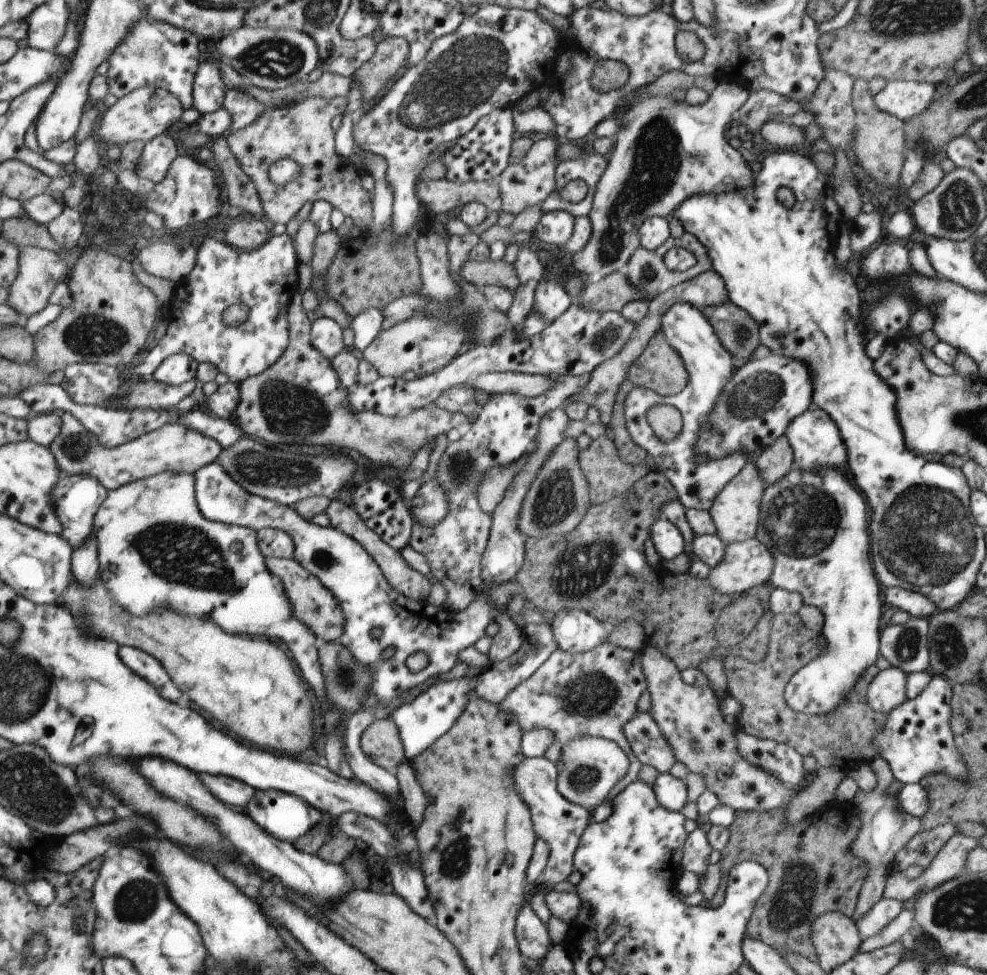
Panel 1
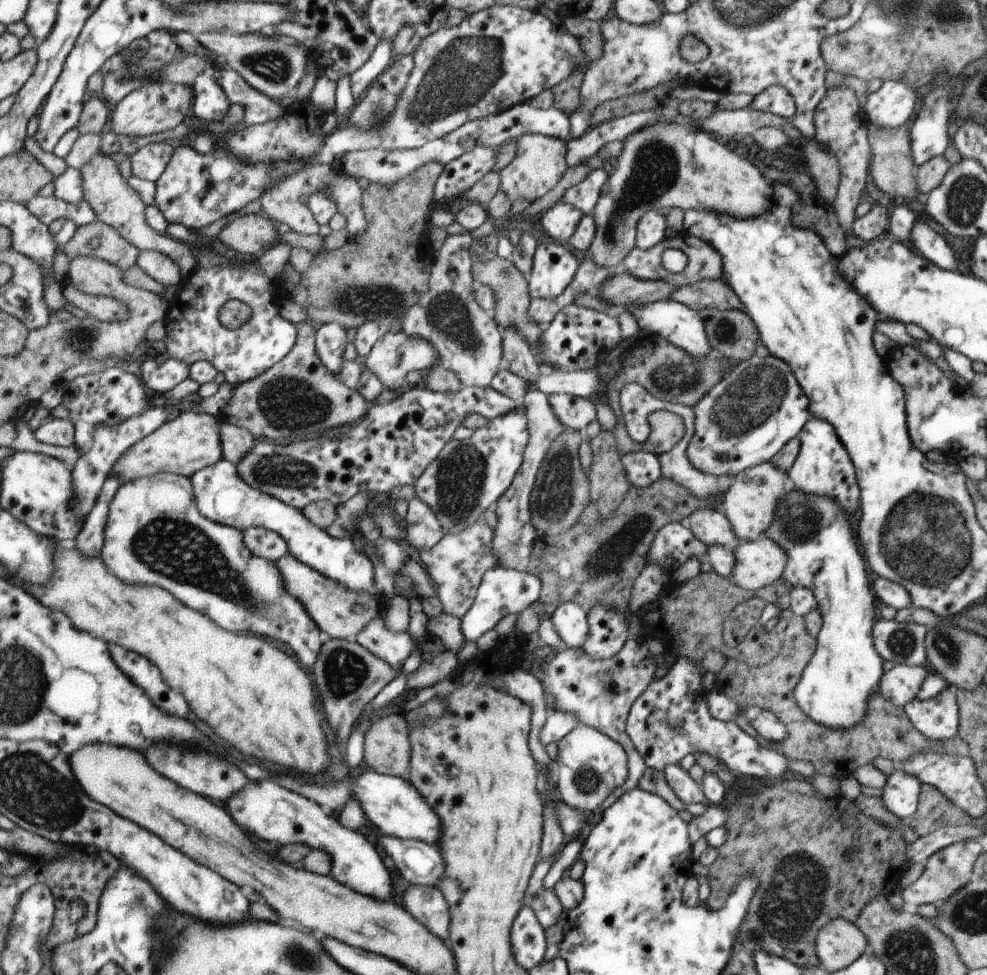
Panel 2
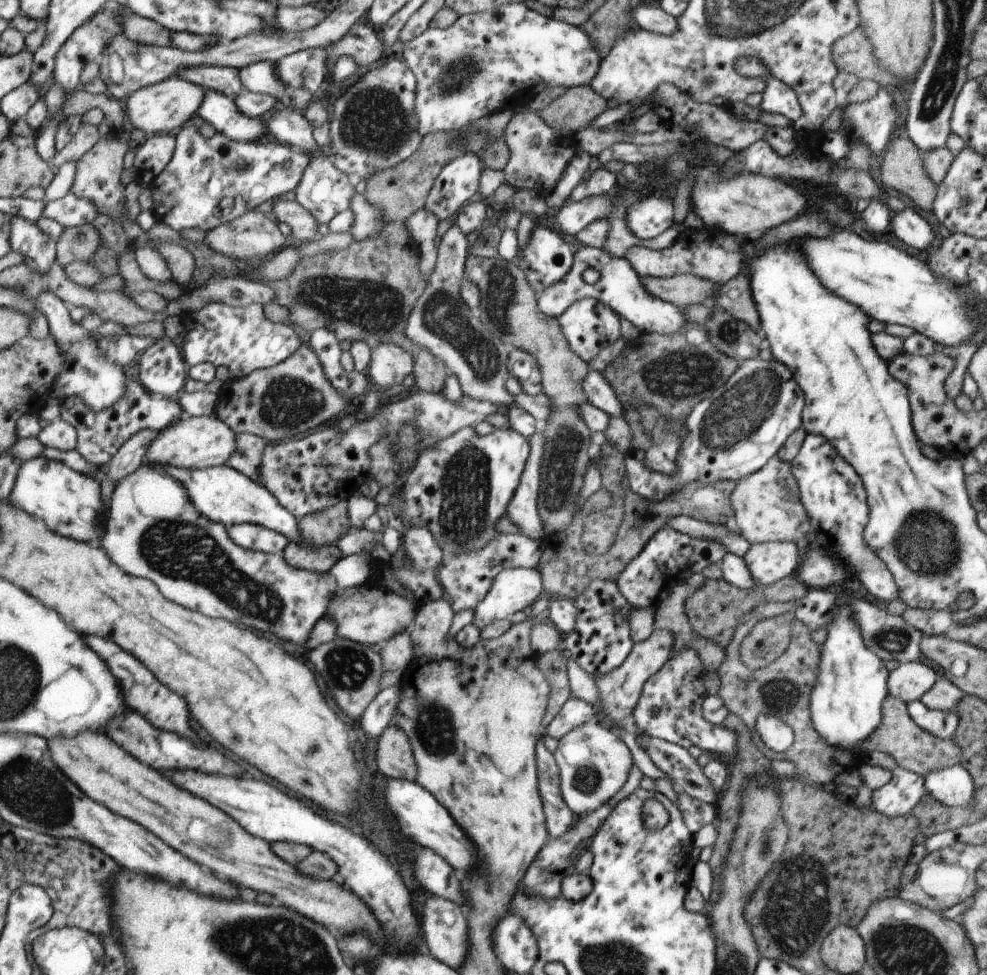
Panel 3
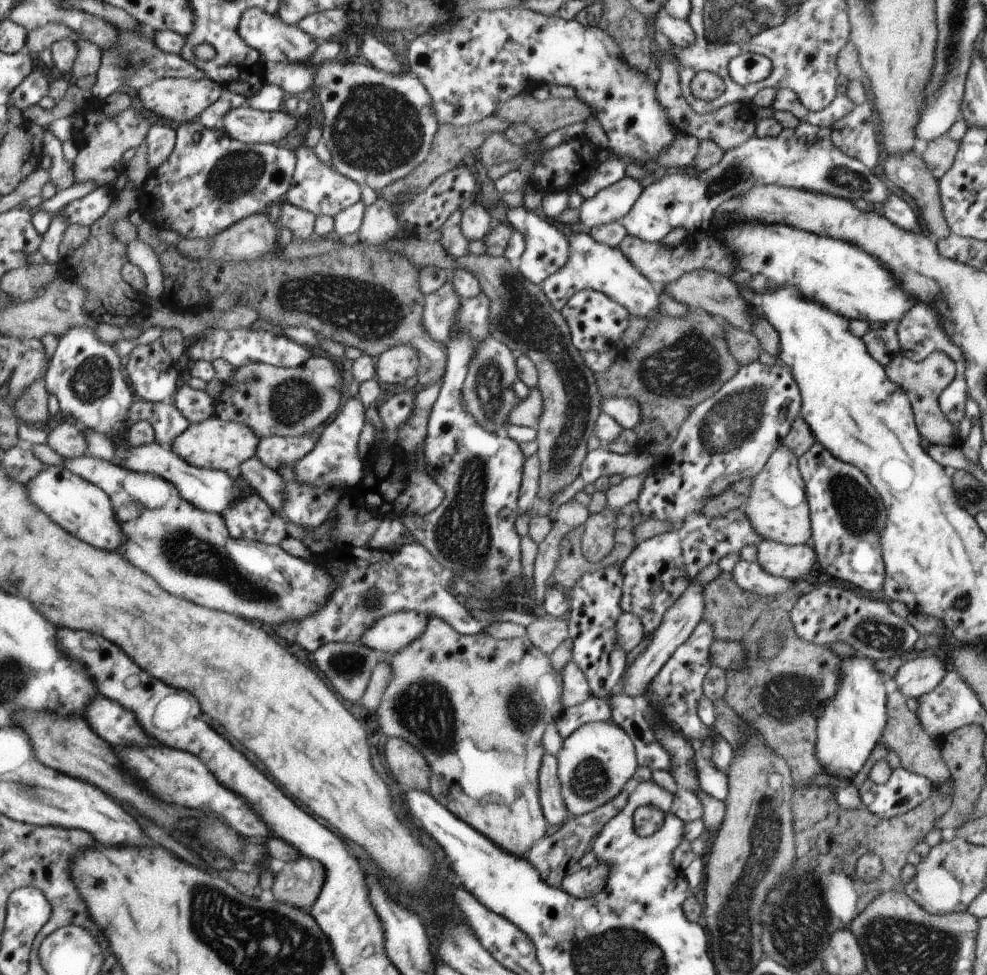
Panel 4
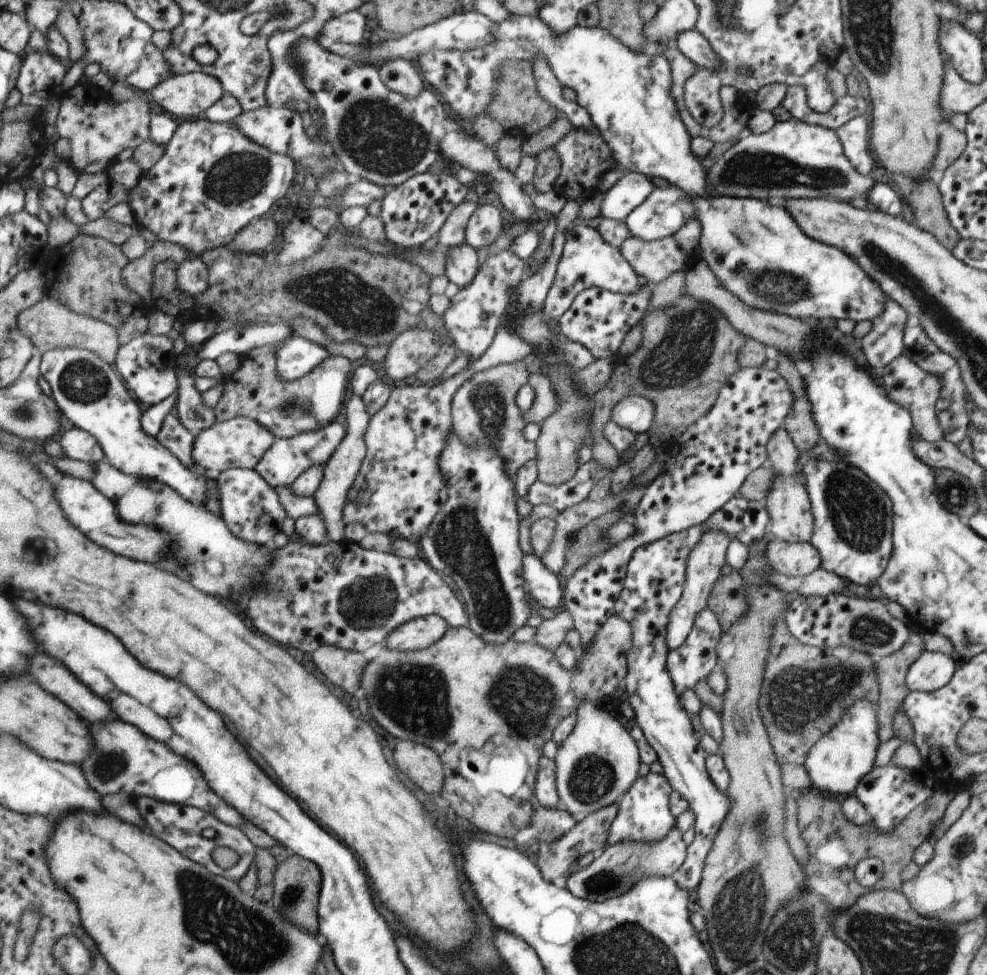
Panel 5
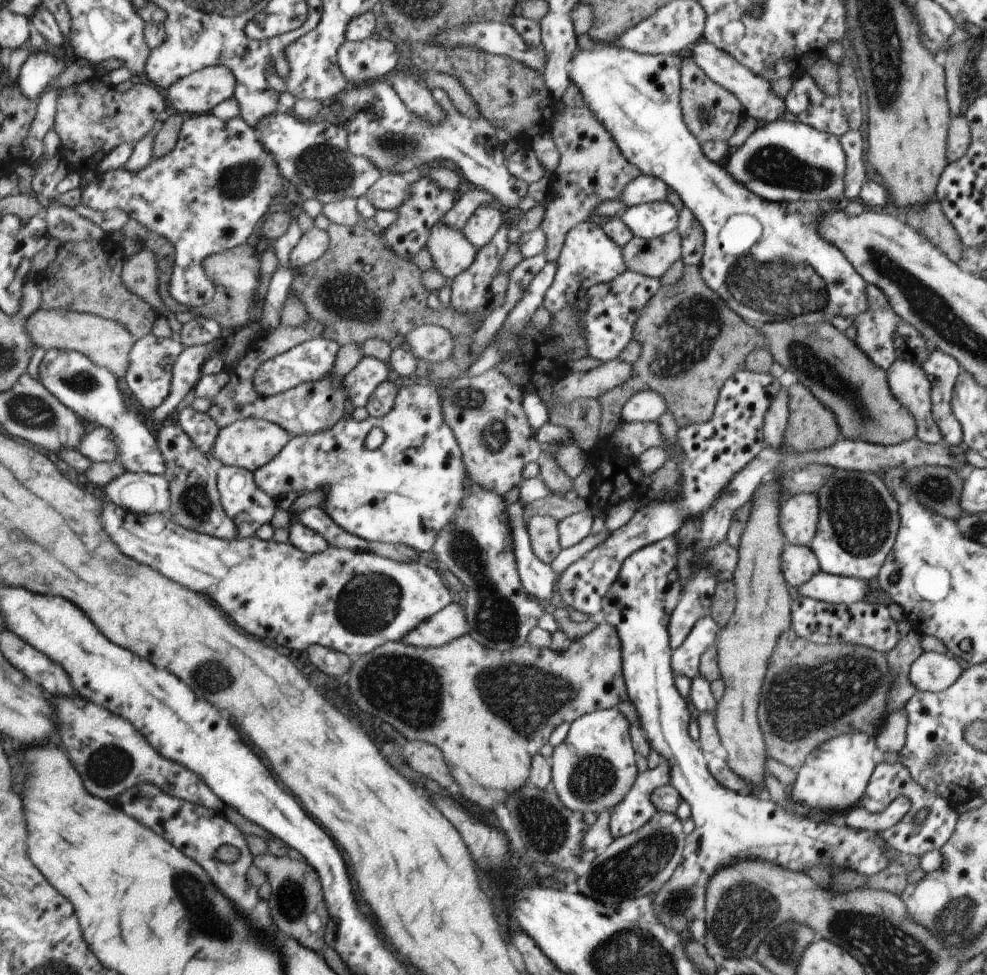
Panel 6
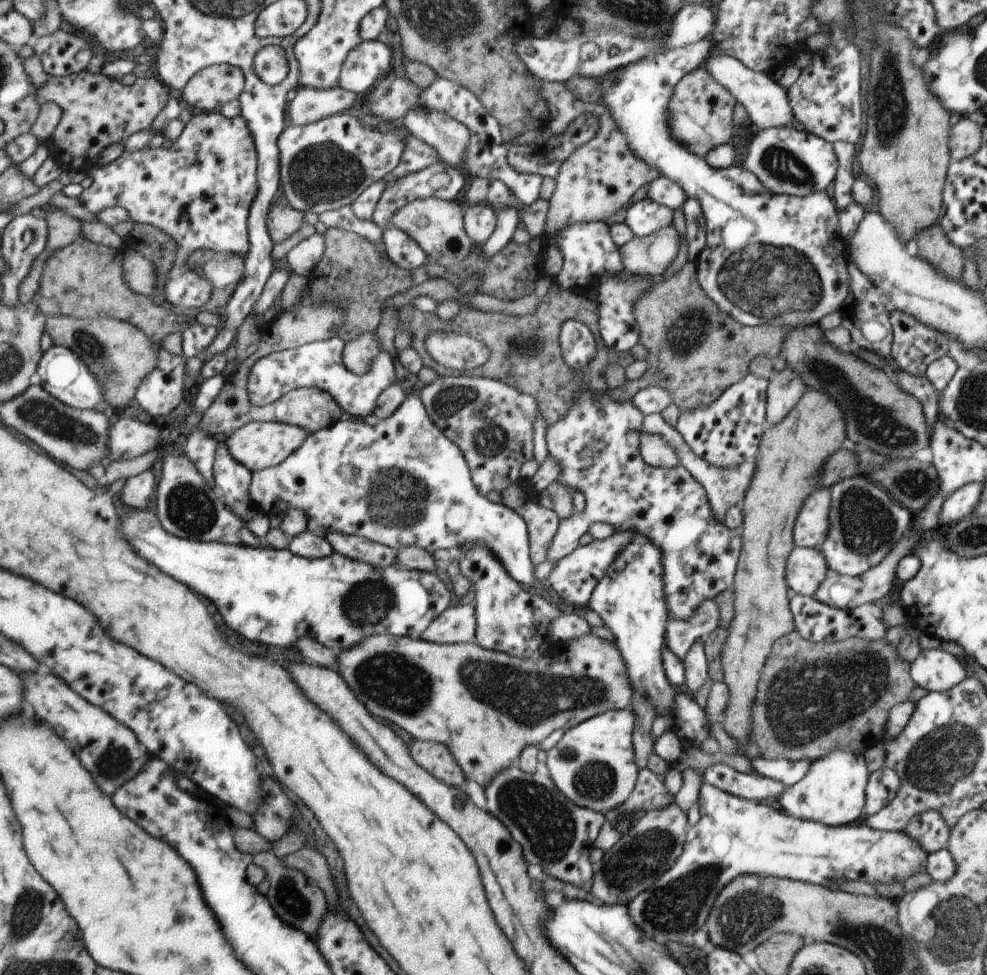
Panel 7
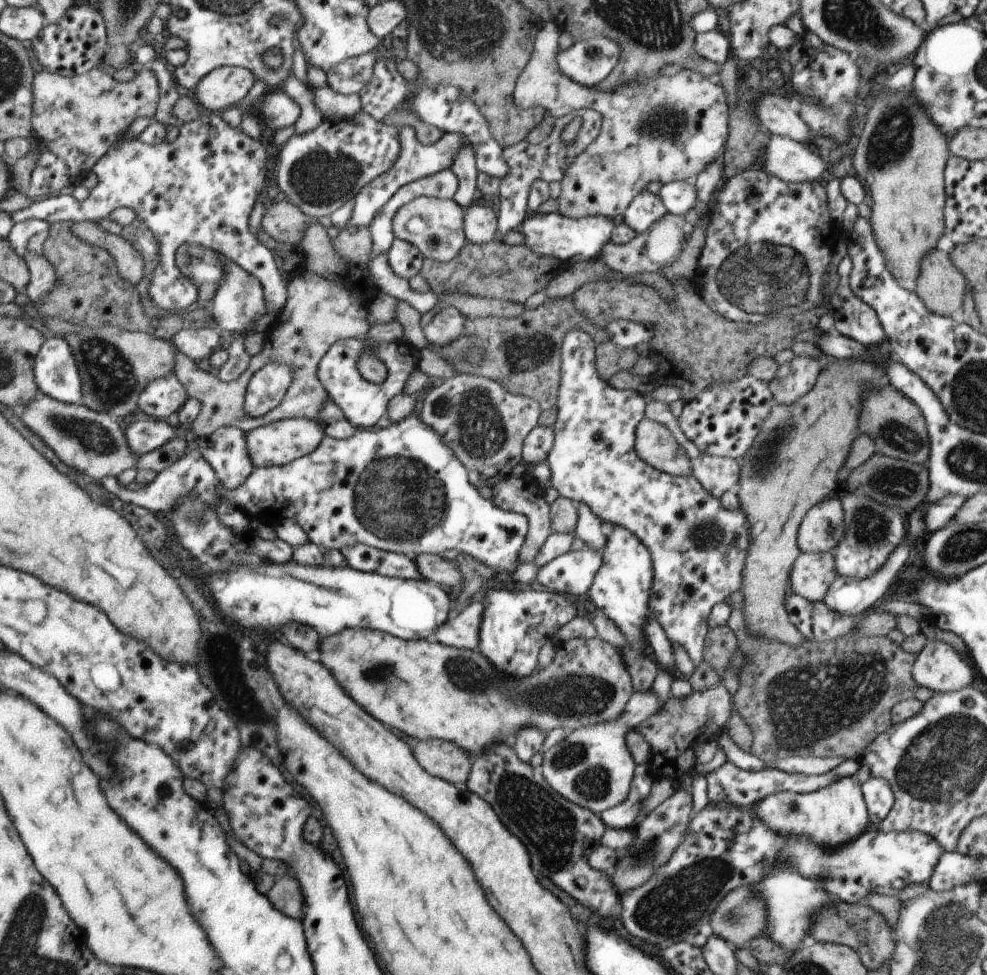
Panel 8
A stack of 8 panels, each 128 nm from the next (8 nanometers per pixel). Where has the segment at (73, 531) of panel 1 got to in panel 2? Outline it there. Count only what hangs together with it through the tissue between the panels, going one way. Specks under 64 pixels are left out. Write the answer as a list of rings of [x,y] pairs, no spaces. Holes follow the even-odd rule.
[[[165,404],[165,406],[153,406],[143,412],[141,417],[133,416],[121,424],[115,424],[115,426],[99,426],[97,432],[95,432],[95,438],[93,438],[94,444],[89,448],[88,452],[82,452],[77,462],[77,465],[72,469],[73,475],[73,486],[75,486],[75,498],[71,502],[71,510],[77,518],[83,518],[87,520],[89,514],[95,508],[99,494],[105,486],[105,482],[108,478],[109,472],[113,470],[115,462],[121,458],[121,456],[131,448],[144,440],[147,436],[153,434],[157,430],[160,430],[169,420],[176,416],[176,410],[170,409],[170,407]]]

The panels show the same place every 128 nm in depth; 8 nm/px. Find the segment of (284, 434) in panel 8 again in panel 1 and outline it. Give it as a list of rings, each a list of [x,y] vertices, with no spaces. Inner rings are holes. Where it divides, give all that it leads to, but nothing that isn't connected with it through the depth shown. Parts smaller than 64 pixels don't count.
[[[68,410],[62,415],[62,422],[61,434],[55,438],[50,447],[61,472],[69,476],[81,476],[81,474],[93,476],[108,491],[118,490],[131,482],[168,471],[196,474],[201,468],[218,461],[224,450],[214,438],[203,436],[201,432],[183,426],[179,422],[168,423],[158,430],[143,434],[139,439],[116,448],[105,448],[99,442],[99,436],[89,432]]]

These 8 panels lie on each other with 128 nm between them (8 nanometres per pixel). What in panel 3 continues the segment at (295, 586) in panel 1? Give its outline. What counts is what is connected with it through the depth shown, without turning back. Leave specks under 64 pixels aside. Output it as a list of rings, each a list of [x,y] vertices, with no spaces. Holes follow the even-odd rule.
[[[290,542],[289,546],[285,548],[283,556],[285,562],[291,564],[293,568],[319,572],[323,576],[343,558],[335,545],[326,545],[317,550],[317,548],[309,548],[307,544],[299,544],[299,542]],[[368,581],[337,592],[325,616],[331,616],[337,622],[338,637],[371,647],[373,644],[381,644],[383,640],[391,639],[395,634],[403,632],[409,624],[412,624],[416,610],[416,604],[407,602]]]

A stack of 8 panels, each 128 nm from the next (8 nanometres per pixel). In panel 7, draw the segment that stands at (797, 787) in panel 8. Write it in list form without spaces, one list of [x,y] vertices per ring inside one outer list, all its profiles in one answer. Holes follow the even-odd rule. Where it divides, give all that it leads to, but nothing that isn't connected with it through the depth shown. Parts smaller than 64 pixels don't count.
[[[719,763],[705,768],[699,780],[722,789],[724,793],[730,793],[754,803],[773,803],[785,788],[782,782],[761,776],[759,773],[740,773]]]

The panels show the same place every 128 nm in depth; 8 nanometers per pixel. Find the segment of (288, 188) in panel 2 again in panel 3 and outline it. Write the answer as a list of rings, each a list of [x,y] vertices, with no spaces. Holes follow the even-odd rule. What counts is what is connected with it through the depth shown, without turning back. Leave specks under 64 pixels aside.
[[[355,192],[350,209],[355,214],[355,224],[350,231],[354,242],[361,242],[361,240],[367,240],[379,234],[379,230],[383,228],[379,208],[367,204],[363,195]],[[277,198],[273,202],[273,212],[278,221],[286,223],[294,238],[302,242],[313,241],[319,232],[320,224],[309,210],[303,207],[296,199],[283,200]]]

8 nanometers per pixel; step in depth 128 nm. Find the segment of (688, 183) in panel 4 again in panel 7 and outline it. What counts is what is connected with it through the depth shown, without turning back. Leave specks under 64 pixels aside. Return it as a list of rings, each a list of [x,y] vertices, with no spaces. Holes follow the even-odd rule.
[[[771,127],[761,129],[747,142],[747,155],[742,167],[751,171],[769,193],[805,196],[823,191],[833,180],[837,159],[832,143],[807,131],[798,132],[793,127]],[[649,197],[631,204],[625,212],[625,223],[634,236],[642,237],[671,224],[672,210]]]

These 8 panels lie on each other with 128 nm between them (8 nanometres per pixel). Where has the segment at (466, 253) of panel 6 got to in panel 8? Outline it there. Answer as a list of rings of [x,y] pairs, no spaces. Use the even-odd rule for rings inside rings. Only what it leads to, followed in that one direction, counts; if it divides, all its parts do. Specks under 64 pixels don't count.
[[[417,197],[402,204],[393,214],[390,222],[392,235],[412,244],[424,257],[448,261],[467,243],[462,231],[463,213],[462,208],[452,198]]]

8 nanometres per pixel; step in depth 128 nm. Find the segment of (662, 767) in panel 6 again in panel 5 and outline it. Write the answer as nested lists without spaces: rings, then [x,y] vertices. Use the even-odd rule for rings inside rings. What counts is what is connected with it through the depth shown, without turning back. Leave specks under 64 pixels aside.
[[[645,774],[634,781],[629,791],[617,801],[617,816],[607,830],[607,844],[617,842],[657,842],[675,828],[677,821],[670,812],[670,794],[672,789],[663,774]]]

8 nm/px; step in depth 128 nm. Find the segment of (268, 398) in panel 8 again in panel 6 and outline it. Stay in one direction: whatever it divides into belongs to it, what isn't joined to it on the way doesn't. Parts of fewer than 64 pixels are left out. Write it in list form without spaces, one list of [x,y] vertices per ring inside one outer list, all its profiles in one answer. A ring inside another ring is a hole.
[[[327,337],[313,338],[293,349],[282,350],[279,355],[263,362],[257,368],[257,372],[253,375],[253,389],[263,398],[287,392],[299,384],[321,380],[329,376],[331,370],[335,368],[340,350],[341,346],[338,342],[329,340]],[[365,356],[355,369],[343,378],[343,388],[352,401],[354,408],[365,407],[380,383],[387,381],[387,368],[371,356]]]

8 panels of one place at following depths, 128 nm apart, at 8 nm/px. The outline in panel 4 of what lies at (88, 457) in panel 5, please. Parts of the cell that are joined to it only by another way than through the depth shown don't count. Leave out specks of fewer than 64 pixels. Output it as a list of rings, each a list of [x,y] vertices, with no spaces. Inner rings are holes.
[[[64,421],[50,433],[48,445],[65,459],[87,456],[86,434],[80,426]]]

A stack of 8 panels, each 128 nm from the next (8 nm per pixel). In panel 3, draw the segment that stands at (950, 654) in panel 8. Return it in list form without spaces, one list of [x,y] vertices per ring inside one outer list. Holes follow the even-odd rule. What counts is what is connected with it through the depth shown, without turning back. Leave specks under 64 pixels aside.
[[[923,659],[915,662],[900,663],[895,670],[891,670],[887,680],[889,694],[903,702],[921,700],[923,695],[933,687],[935,672],[925,666]]]

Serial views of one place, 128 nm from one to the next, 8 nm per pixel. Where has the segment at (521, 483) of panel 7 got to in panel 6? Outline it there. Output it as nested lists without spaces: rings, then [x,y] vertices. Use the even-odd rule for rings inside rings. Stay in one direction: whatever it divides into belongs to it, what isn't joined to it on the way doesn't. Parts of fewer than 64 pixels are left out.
[[[531,516],[527,520],[530,547],[534,556],[544,564],[550,564],[561,551],[558,542],[558,522],[551,516]]]

